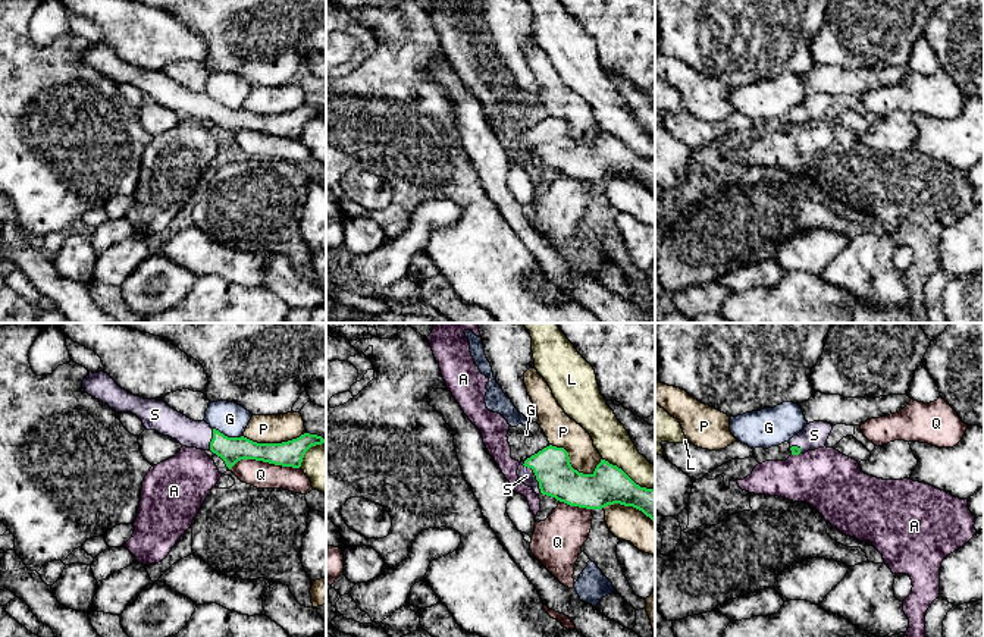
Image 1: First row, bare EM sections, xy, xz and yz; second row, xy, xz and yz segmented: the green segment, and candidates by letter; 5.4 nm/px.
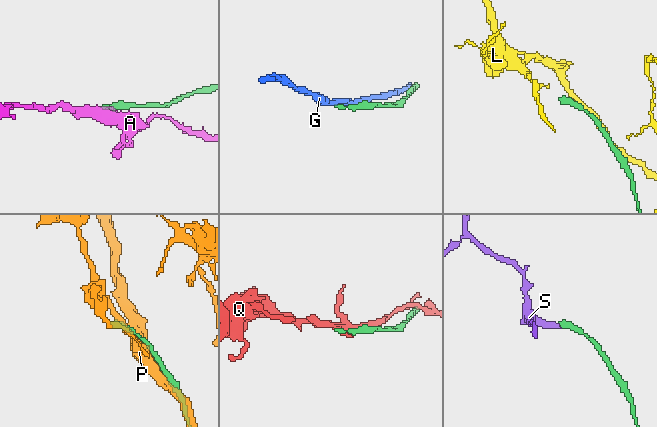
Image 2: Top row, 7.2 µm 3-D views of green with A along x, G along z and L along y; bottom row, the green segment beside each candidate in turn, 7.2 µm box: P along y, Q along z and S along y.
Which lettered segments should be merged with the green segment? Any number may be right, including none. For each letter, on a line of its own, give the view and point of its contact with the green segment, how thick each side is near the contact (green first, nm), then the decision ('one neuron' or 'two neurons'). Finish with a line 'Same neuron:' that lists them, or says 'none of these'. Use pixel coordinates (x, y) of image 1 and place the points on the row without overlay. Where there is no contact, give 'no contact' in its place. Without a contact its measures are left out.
A: meets green in yz at (795, 125); 50 nm thick on the green side, 340 nm on the other; two neurons
G: meets green in xy at (226, 107); 140 nm thick on the green side, 180 nm on the other; two neurons
L: meets green in xz at (627, 147); 220 nm thick on the green side, 190 nm on the other; two neurons
P: meets green in xz at (570, 137); 220 nm thick on the green side, 170 nm on the other; two neurons
Q: meets green in xy at (263, 132); 140 nm thick on the green side, 150 nm on the other; two neurons
S: meets green in xz at (535, 146); 200 nm thick on the green side, 90 nm on the other; one neuron
Same neuron: S

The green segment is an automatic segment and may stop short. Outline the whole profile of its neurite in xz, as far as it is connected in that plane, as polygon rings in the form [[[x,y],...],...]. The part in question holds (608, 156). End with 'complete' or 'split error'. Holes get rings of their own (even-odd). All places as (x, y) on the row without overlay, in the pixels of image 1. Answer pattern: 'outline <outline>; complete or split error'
outline [[[549,116],[520,132],[517,147],[536,166],[555,169],[570,178],[602,181],[620,175],[633,178],[655,192],[655,160],[640,159],[605,131],[601,131],[592,145],[583,145],[571,138],[564,119]]]; split error

